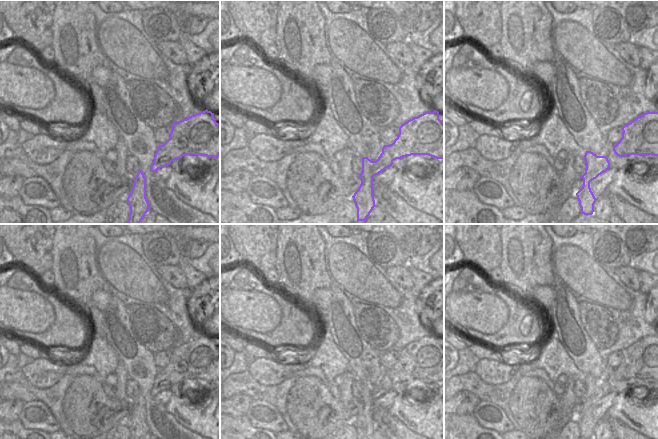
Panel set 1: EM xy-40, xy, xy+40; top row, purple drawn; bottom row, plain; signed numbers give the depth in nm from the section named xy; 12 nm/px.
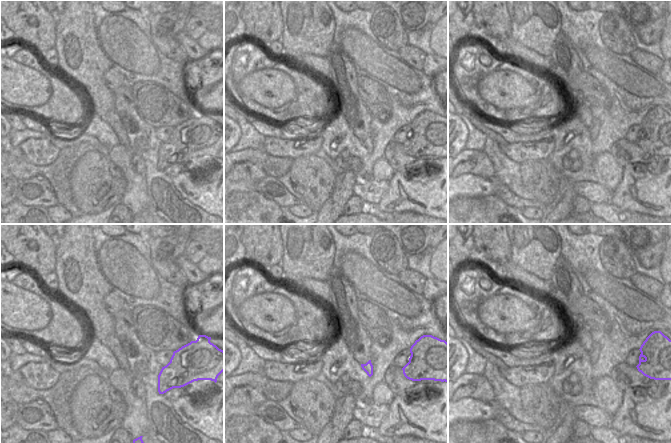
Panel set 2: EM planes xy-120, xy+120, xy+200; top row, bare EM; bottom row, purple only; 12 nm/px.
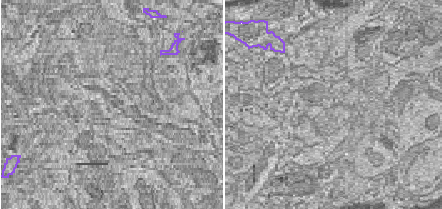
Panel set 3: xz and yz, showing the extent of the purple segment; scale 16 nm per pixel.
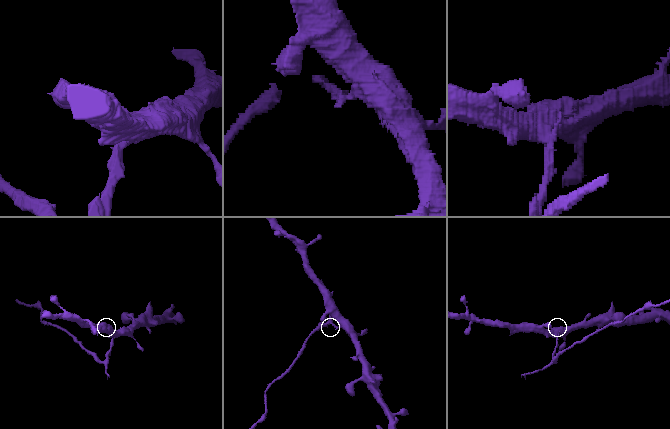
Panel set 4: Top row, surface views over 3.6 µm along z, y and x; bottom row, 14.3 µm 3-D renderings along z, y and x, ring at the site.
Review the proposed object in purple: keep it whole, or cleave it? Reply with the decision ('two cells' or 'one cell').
two cells

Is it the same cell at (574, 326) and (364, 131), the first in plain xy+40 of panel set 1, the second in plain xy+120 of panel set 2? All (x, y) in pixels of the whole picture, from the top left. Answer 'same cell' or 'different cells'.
same cell

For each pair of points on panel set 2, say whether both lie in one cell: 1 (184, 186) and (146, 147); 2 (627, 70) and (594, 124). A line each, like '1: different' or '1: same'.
1: different
2: different

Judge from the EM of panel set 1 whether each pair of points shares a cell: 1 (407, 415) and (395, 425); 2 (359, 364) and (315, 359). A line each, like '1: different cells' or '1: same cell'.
1: different cells
2: different cells

